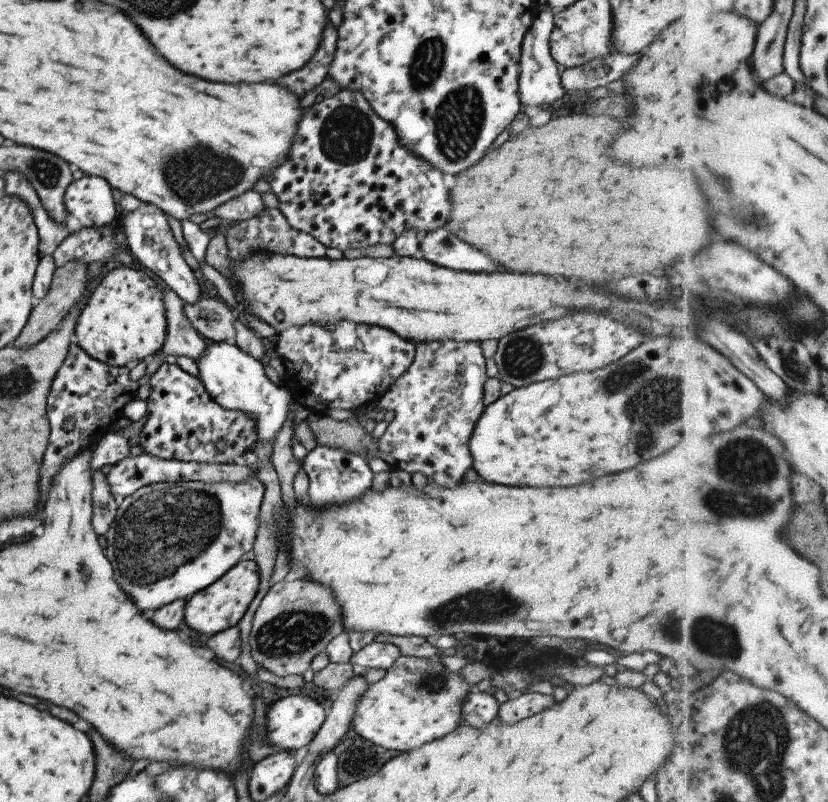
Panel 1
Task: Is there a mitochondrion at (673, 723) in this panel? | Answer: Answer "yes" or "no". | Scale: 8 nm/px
no

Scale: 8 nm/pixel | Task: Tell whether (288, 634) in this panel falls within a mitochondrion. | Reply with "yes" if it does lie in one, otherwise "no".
yes

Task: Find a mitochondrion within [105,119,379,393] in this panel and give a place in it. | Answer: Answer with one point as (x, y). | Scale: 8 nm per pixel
(209, 172)

